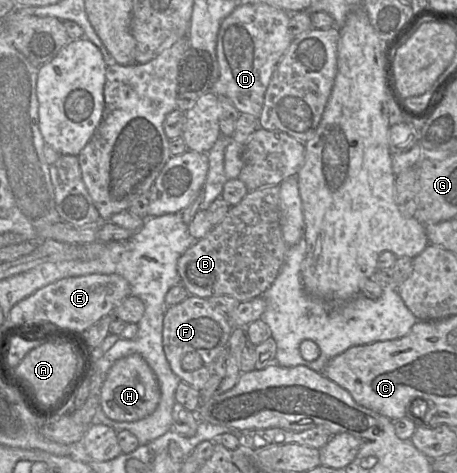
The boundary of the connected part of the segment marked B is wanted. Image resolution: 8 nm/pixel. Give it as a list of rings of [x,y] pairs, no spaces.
[[[266,186],[248,192],[204,238],[194,241],[179,258],[177,271],[190,295],[205,299],[228,295],[244,302],[262,296],[272,285],[284,264],[288,248],[280,224],[280,187]]]

